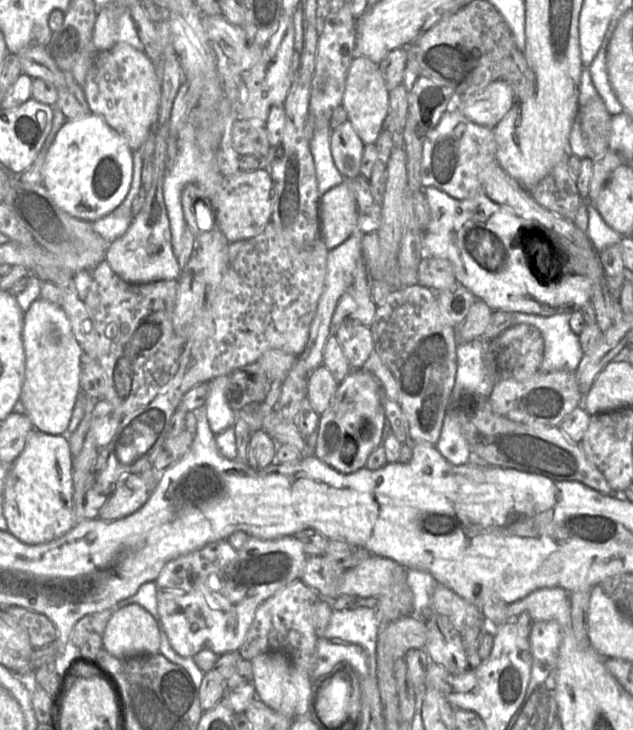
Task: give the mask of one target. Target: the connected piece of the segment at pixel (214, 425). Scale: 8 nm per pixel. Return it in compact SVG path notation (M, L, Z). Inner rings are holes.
M229 375L218 376L208 382L209 393L205 403L207 420L211 431L217 435L234 426L237 418L243 418L245 412L235 412L230 408L225 397Z

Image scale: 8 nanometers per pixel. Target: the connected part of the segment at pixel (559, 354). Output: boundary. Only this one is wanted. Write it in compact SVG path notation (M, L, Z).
M559 313L552 316L512 314L513 325L528 324L537 329L543 339L544 351L540 371L574 372L576 370L584 352L580 346L579 336L571 330L569 325L572 313Z

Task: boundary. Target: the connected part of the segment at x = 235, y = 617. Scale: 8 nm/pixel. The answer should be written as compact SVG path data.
M294 536L274 540L249 537L240 548L234 548L226 539L221 539L168 561L154 582L157 611L173 650L183 657L193 657L203 649L217 655L237 652L258 606L280 588L300 579L307 557L302 543Z

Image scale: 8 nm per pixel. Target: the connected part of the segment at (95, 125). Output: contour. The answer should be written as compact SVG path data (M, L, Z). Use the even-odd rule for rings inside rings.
M94 113L65 122L47 151L41 168L42 185L56 205L88 222L110 214L123 202L132 174L133 152L126 139Z

